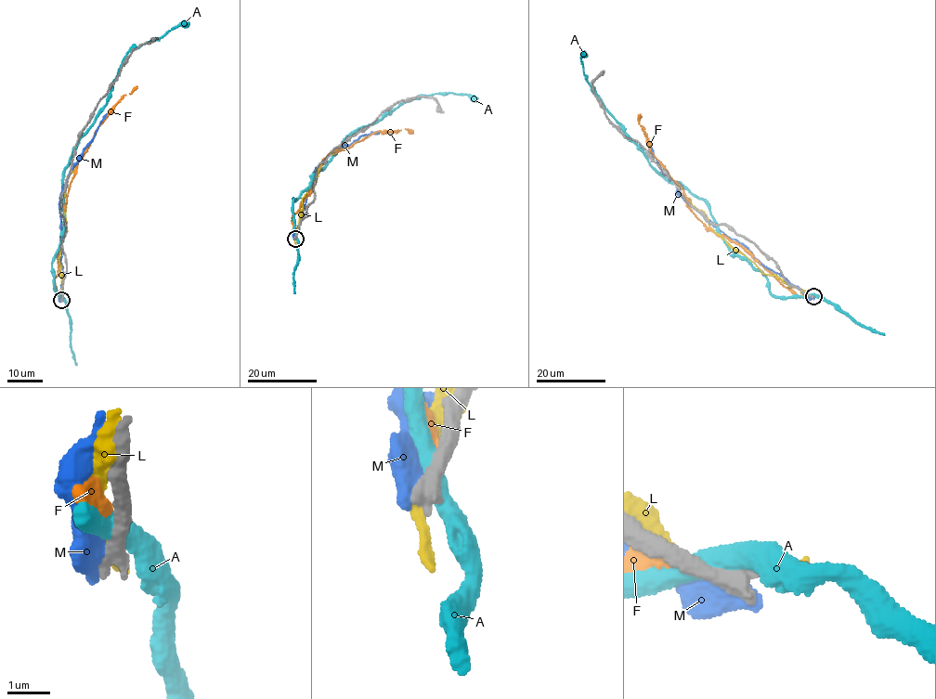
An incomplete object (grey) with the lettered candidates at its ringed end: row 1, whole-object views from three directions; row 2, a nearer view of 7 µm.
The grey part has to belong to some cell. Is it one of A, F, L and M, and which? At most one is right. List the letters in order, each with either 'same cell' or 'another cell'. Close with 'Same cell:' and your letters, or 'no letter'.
A: another cell
F: another cell
L: another cell
M: another cell
Same cell: no letter

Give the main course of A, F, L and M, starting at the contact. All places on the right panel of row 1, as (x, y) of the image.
A: (810, 295), (776, 298), (760, 271), (730, 249), (710, 208), (650, 163), (588, 83), (582, 51)
F: (807, 294), (784, 286), (695, 213), (650, 150), (640, 113)
L: (812, 295), (790, 288), (774, 276), (763, 274), (714, 231), (709, 226), (709, 220), (689, 198)
M: (812, 296), (807, 296), (766, 267), (747, 249), (729, 238), (694, 209), (676, 184), (661, 171), (650, 147)

